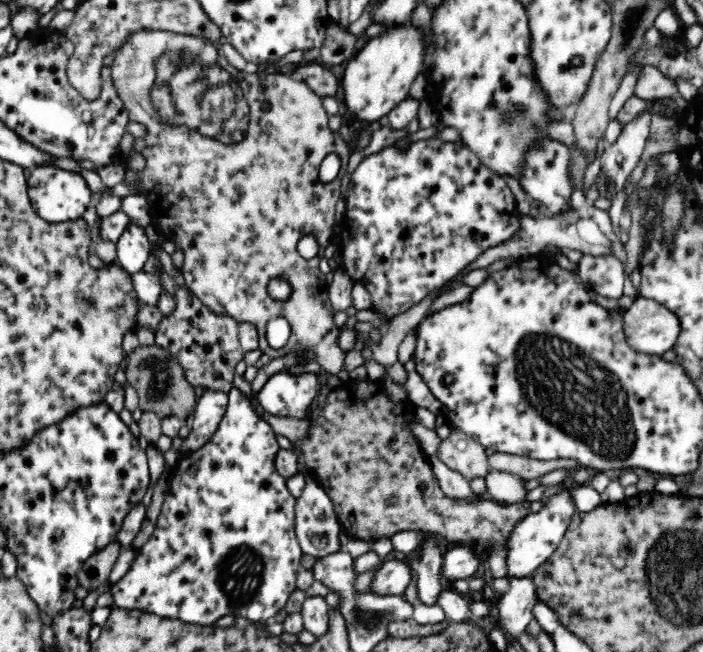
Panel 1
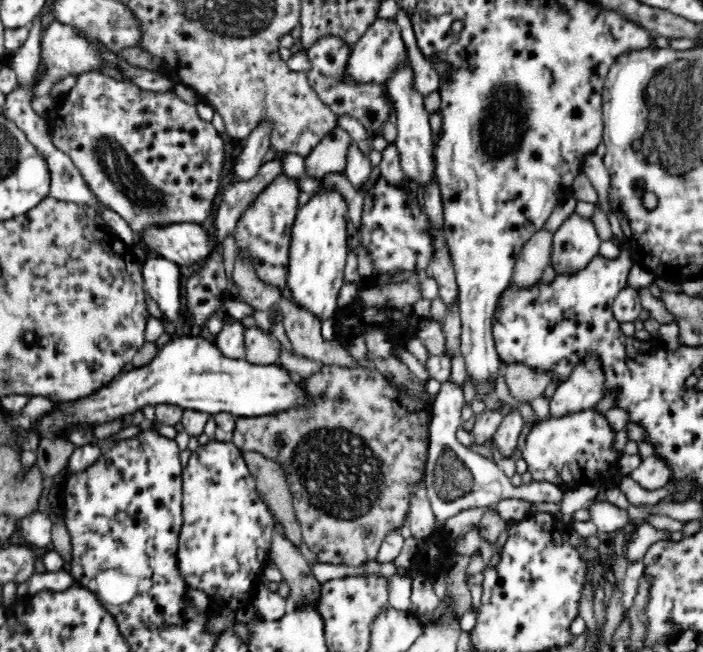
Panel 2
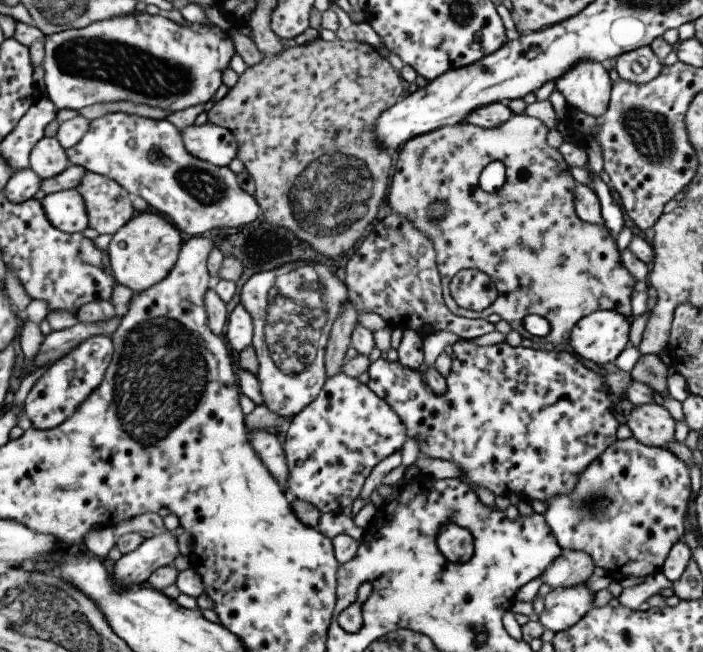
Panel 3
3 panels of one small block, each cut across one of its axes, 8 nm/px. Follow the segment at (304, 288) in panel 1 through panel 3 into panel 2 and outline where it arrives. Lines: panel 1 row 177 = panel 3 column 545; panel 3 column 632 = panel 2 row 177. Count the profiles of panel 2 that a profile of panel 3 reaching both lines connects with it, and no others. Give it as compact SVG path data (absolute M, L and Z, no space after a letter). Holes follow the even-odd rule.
M342 127L334 129L324 137L312 152L305 155L305 169L310 176L320 179L326 172L344 172L351 134ZM287 175L277 176L254 200L253 204L237 222L233 231L236 244L241 248L243 256L251 256L255 262L259 279L277 286L281 296L292 301L288 293L286 276L288 276L289 250L291 244L291 228L294 224L300 204L298 181Z

